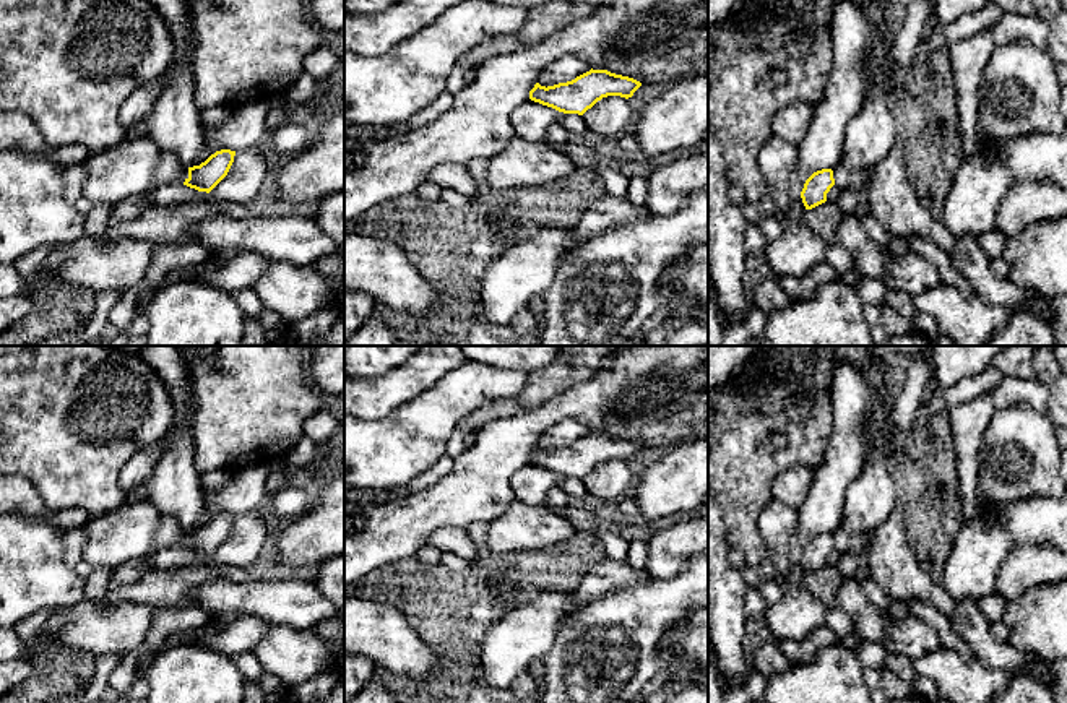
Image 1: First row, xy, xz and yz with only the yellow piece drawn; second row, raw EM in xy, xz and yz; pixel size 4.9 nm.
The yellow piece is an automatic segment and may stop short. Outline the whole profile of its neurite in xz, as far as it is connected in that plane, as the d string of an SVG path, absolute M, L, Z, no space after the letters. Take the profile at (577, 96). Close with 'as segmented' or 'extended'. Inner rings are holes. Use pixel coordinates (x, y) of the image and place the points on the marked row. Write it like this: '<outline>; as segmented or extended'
M591 68L567 83L547 88L536 83L529 91L529 99L564 114L583 115L603 97L620 96L629 99L640 86L641 83L633 78Z; as segmented

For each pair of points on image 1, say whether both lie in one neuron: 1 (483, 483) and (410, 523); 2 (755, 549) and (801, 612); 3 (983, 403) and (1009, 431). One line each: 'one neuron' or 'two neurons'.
1: one neuron
2: two neurons
3: two neurons

